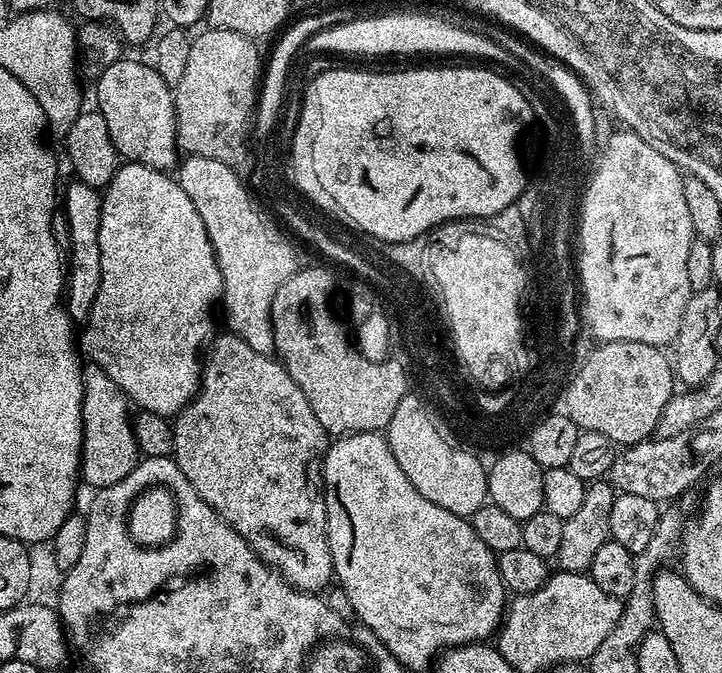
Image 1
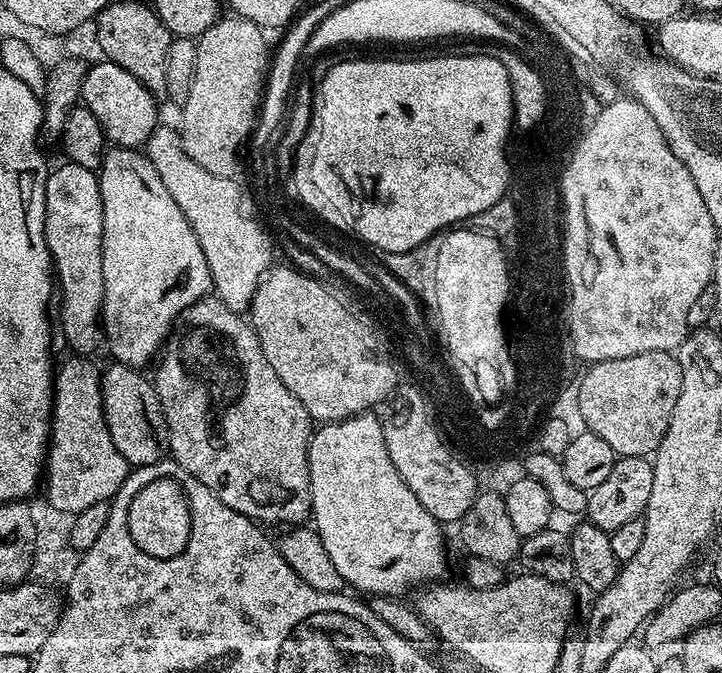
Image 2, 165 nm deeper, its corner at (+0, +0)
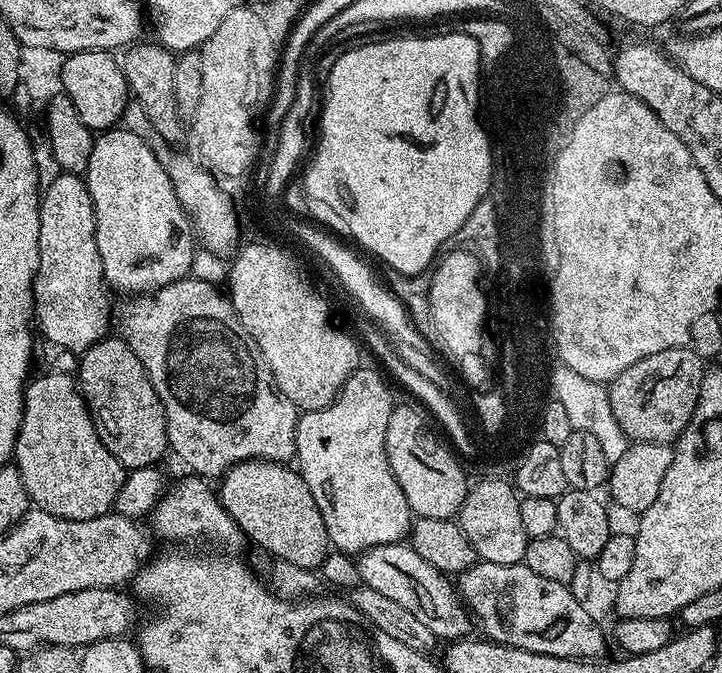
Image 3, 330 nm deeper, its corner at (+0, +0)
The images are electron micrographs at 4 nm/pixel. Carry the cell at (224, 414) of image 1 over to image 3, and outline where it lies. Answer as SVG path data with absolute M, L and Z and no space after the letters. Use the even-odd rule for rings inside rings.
M185 278L175 280L174 283L168 284L165 288L159 288L151 294L133 295L129 300L132 301L124 308L124 317L121 318L120 329L118 329L119 335L130 346L130 350L134 350L134 354L138 354L138 362L142 362L142 366L146 370L146 374L164 407L168 447L171 455L176 455L189 468L187 470L189 473L201 478L219 478L228 469L242 463L243 460L288 462L295 457L298 409L290 402L290 398L286 398L286 394L282 394L282 390L278 390L278 386L274 382L274 374L270 374L270 366L266 366L260 348L254 342L254 338L250 338L250 334L246 334L231 300L217 285L207 284L195 278Z

